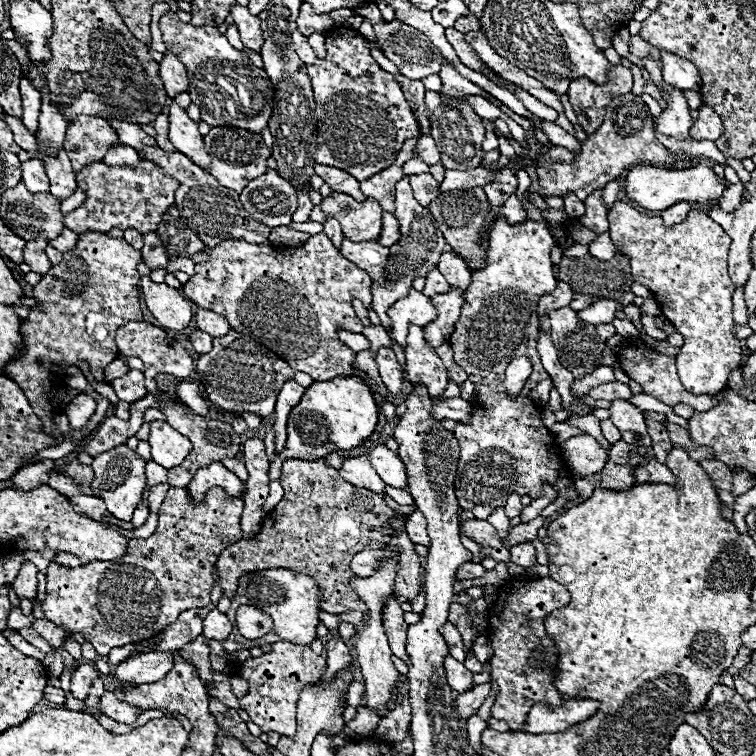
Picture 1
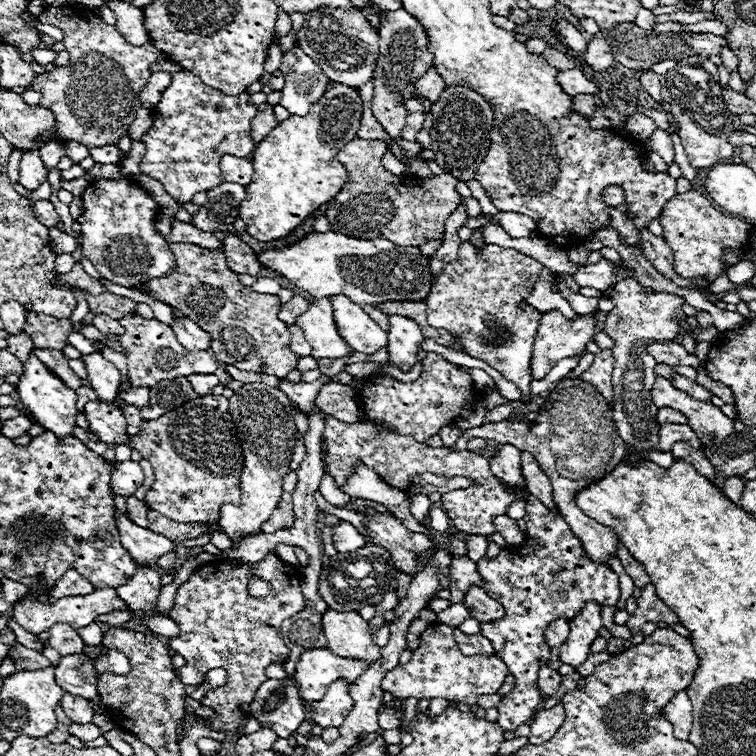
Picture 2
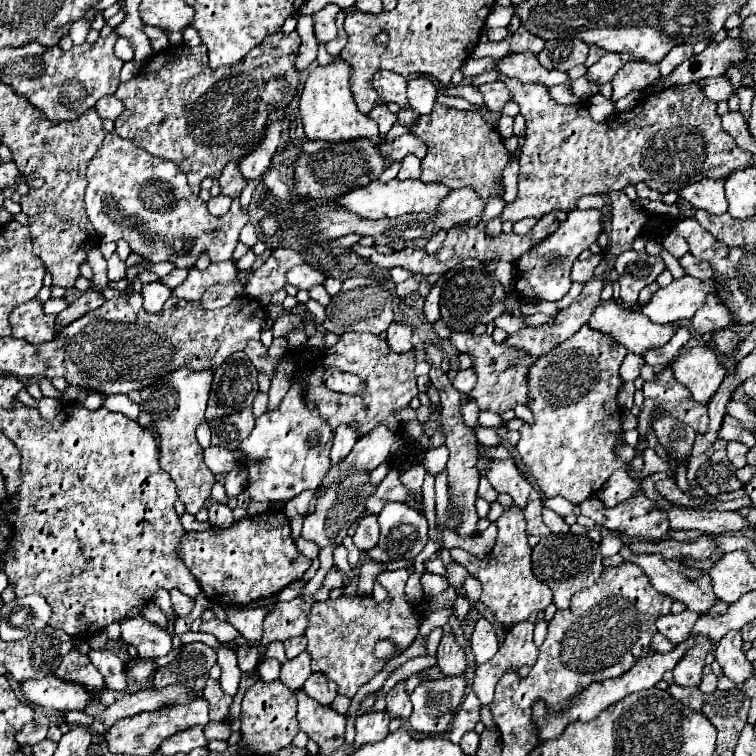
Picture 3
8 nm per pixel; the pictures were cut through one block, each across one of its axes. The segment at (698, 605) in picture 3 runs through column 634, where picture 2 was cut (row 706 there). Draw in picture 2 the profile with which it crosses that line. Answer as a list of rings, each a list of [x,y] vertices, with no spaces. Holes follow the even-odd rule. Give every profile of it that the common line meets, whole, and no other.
[[[556,704],[550,710],[540,710],[530,720],[530,744],[544,744],[548,742],[566,720],[566,710],[562,704]]]

